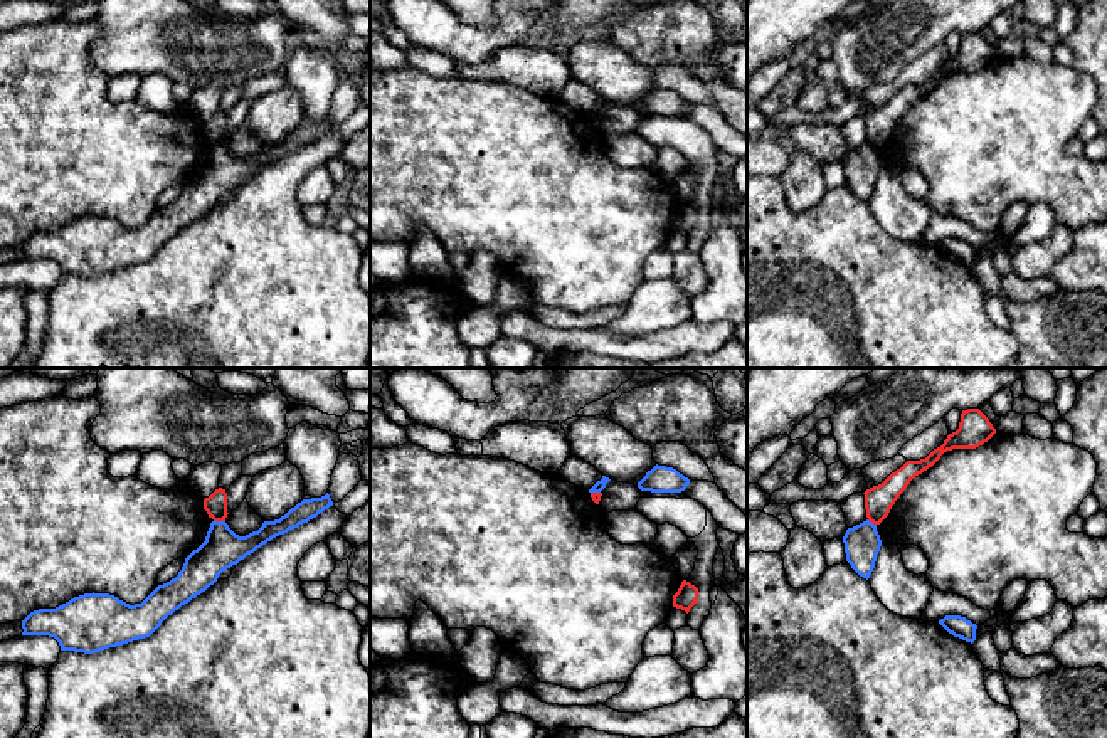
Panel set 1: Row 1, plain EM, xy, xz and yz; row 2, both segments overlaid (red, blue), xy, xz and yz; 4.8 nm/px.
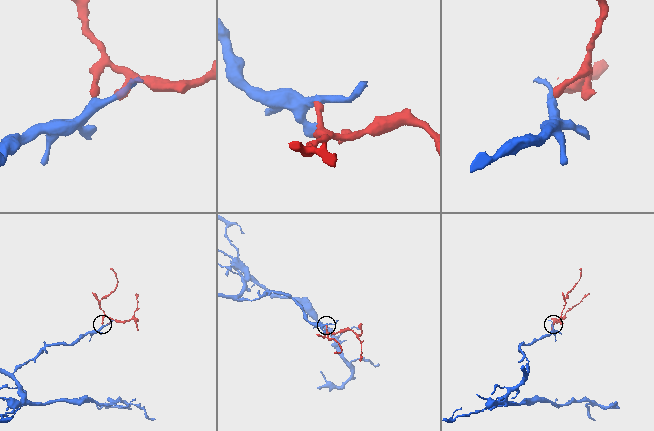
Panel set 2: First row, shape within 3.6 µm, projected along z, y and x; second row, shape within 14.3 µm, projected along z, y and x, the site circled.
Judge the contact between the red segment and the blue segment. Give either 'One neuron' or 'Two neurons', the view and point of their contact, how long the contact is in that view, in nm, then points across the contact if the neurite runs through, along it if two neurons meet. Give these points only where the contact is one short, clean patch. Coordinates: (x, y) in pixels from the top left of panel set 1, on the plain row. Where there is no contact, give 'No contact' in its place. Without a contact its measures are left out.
Two neurons. Touches red at xy (219, 143). Shared border 60 nm. Boundary: xy (214, 143), (224, 145)

